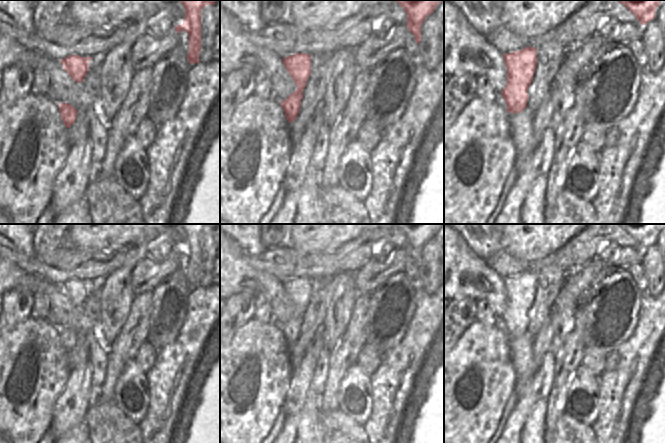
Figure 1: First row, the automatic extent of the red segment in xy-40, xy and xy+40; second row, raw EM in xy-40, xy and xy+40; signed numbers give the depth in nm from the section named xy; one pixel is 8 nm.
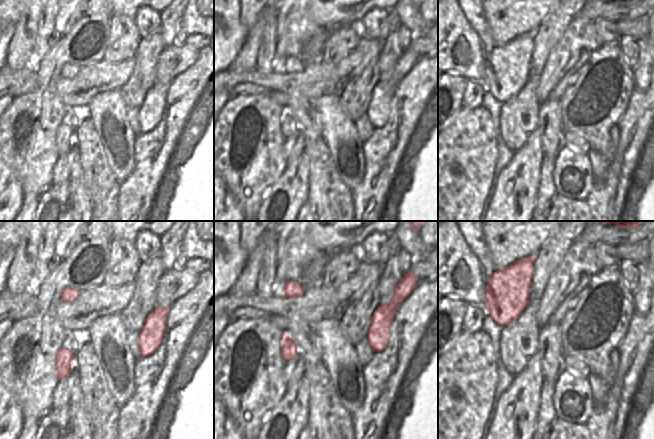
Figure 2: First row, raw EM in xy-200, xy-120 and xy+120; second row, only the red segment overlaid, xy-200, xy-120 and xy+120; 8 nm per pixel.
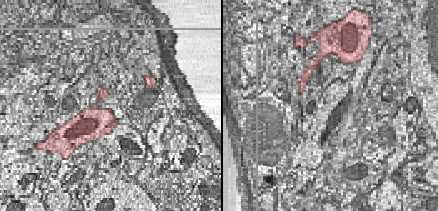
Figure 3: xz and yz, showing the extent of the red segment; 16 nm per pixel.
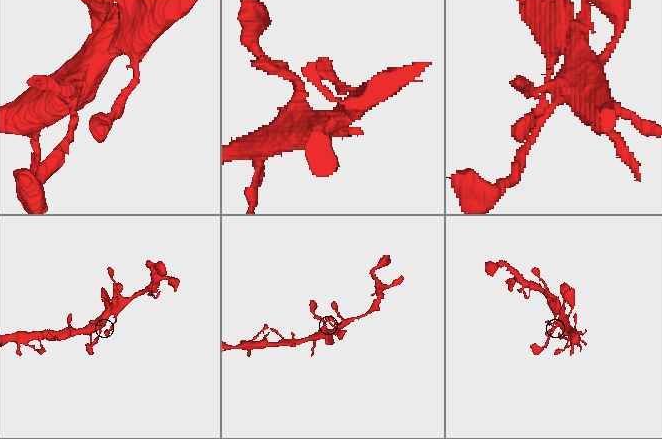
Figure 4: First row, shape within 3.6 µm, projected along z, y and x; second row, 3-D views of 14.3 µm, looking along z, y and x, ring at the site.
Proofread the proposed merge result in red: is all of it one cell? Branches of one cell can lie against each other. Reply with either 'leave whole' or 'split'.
leave whole

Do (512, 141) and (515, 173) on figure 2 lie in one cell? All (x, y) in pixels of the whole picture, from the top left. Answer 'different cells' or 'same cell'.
different cells

